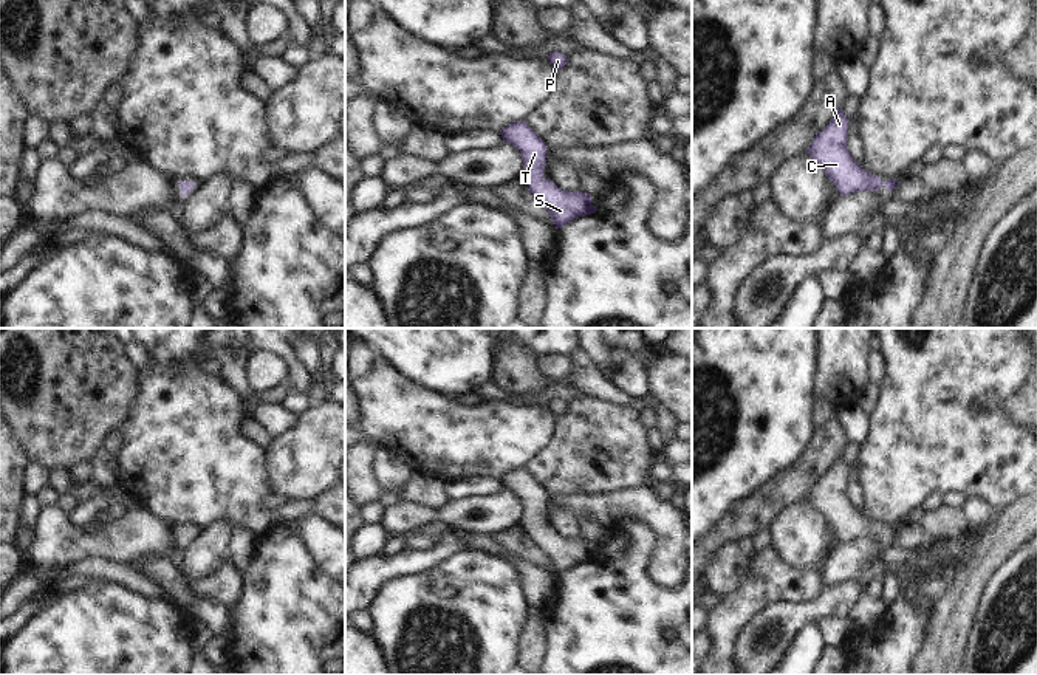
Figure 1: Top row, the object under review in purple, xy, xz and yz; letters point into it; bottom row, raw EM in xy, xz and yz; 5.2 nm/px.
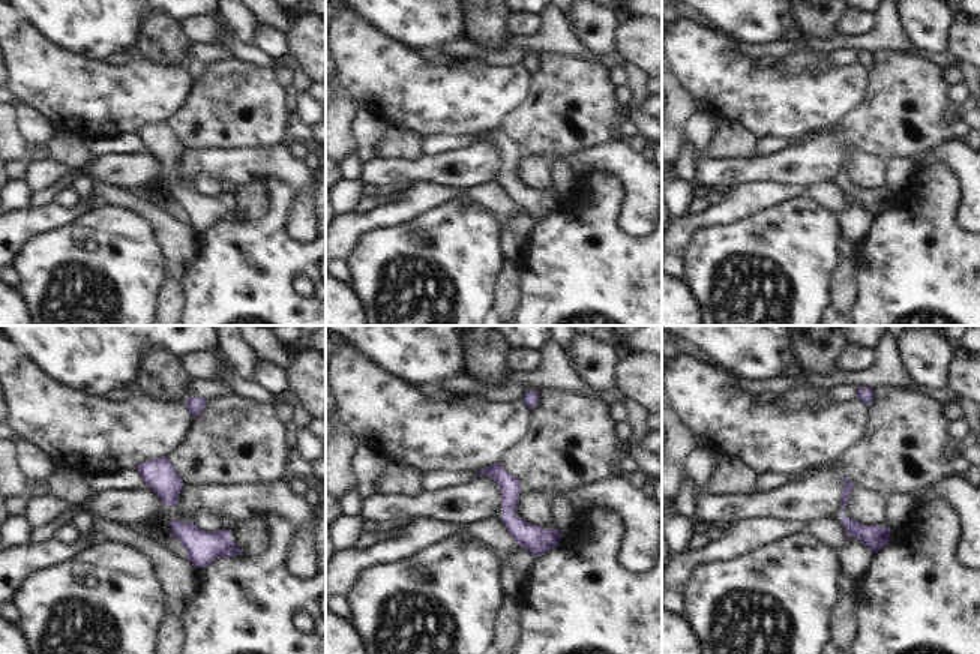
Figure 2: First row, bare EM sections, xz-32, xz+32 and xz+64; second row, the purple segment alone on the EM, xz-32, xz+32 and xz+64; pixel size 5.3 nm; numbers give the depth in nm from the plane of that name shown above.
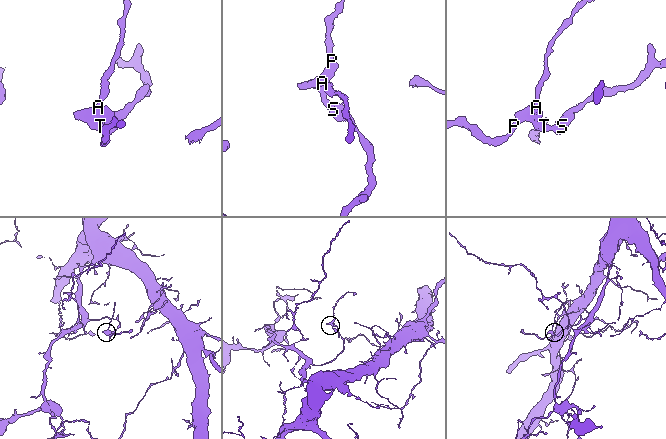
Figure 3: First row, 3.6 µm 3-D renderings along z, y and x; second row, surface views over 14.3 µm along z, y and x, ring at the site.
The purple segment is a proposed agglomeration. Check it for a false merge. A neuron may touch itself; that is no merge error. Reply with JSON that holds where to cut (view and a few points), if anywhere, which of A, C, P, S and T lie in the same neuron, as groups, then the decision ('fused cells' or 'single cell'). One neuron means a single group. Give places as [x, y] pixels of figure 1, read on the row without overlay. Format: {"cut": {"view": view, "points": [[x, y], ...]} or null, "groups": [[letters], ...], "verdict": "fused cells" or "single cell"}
{"cut": null, "groups": [["A", "C", "P", "S", "T"]], "verdict": "single cell"}

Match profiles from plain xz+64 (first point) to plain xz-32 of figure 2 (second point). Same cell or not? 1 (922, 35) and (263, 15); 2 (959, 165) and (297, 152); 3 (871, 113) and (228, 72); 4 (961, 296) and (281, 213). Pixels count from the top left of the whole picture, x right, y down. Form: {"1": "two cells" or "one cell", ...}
{"1": "two cells", "2": "two cells", "3": "one cell", "4": "one cell"}

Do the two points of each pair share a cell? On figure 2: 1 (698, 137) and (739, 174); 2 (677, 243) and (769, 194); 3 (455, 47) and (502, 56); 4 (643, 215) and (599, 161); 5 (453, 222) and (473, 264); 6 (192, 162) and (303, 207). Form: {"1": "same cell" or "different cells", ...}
{"1": "different cells", "2": "same cell", "3": "same cell", "4": "same cell", "5": "same cell", "6": "same cell"}

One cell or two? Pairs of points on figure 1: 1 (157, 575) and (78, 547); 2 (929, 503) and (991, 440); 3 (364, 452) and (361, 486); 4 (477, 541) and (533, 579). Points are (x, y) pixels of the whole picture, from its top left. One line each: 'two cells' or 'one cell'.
1: two cells
2: two cells
3: one cell
4: one cell

